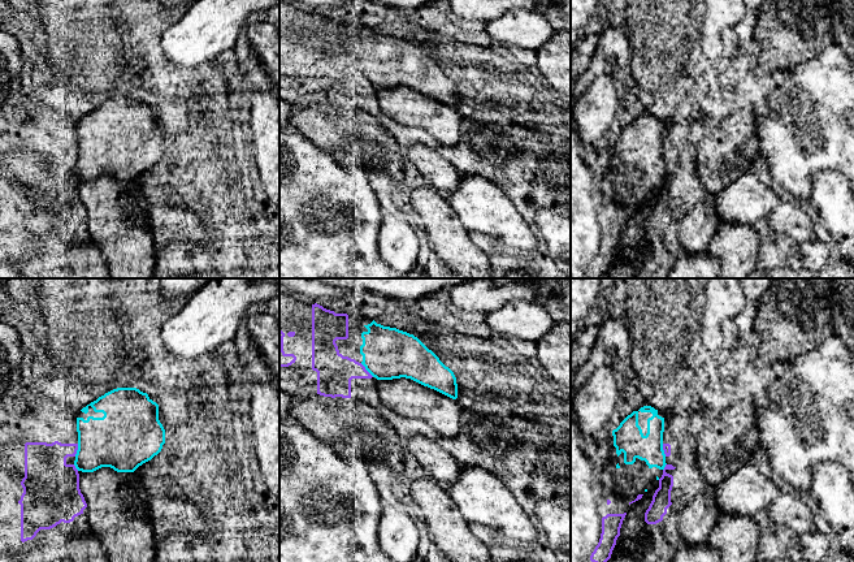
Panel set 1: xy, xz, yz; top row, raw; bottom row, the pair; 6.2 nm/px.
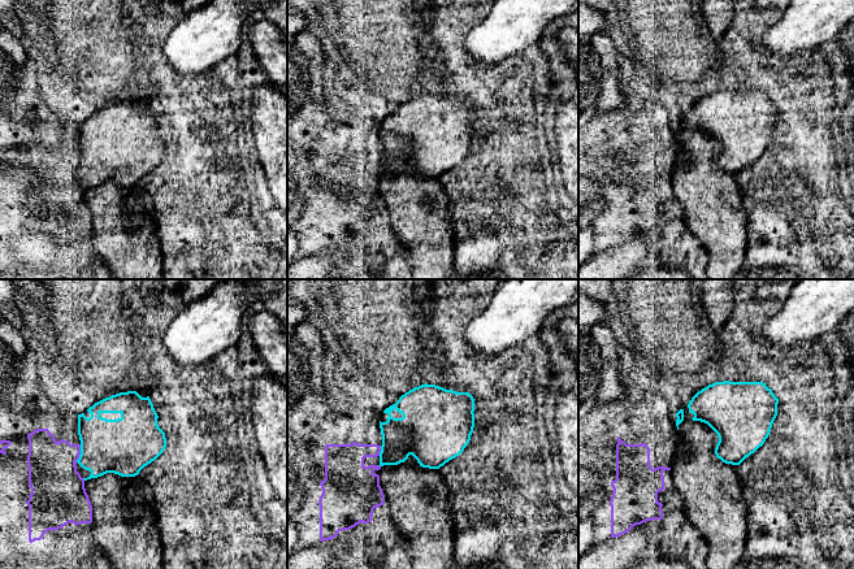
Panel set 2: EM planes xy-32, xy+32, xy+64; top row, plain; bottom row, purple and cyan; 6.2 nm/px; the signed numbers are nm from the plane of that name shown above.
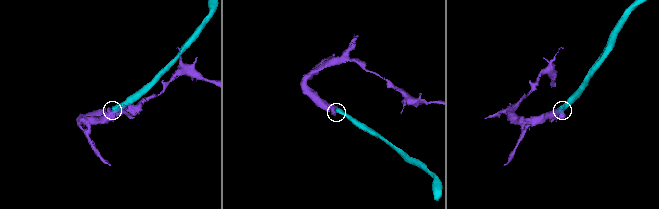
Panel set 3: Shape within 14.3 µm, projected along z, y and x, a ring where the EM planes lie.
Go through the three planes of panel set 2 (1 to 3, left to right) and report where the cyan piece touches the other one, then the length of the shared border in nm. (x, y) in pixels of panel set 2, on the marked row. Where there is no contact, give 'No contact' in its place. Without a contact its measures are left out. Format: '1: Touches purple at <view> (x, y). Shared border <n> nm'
1: Touches purple at xy-32 (79, 454). Shared border 120 nm
2: Touches purple at xy+32 (380, 451). Shared border 70 nm
3: No contact

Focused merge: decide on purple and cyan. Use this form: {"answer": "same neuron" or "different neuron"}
{"answer": "same neuron"}

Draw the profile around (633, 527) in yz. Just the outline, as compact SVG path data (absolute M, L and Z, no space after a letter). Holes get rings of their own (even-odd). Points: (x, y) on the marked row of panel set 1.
M659 480L649 489L641 500L629 505L627 515L620 528L620 536L627 540L640 540L642 546L646 548L650 544L647 535L647 523L645 522L645 513L649 509L655 490L659 488Z

